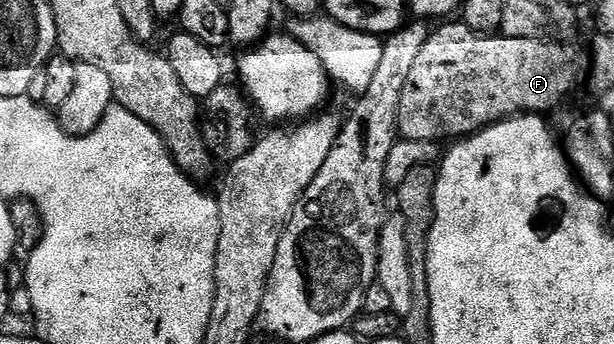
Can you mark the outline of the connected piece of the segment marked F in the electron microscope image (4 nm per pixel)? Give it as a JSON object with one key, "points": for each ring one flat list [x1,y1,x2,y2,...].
{"points":[[460,20,437,26,440,27,433,29,426,44,422,44,422,52,418,52,418,58,410,67,406,88,402,88,402,98,396,113,396,129,399,137,406,140,438,143,443,143,444,138,463,140,469,134,476,134,484,127,503,122,506,118,522,114,547,115,547,110,558,109,571,96,580,78,588,78,590,74,587,52,580,50,576,54,575,48,568,46,572,44,555,44,550,40,536,38,489,36,471,30]]}

